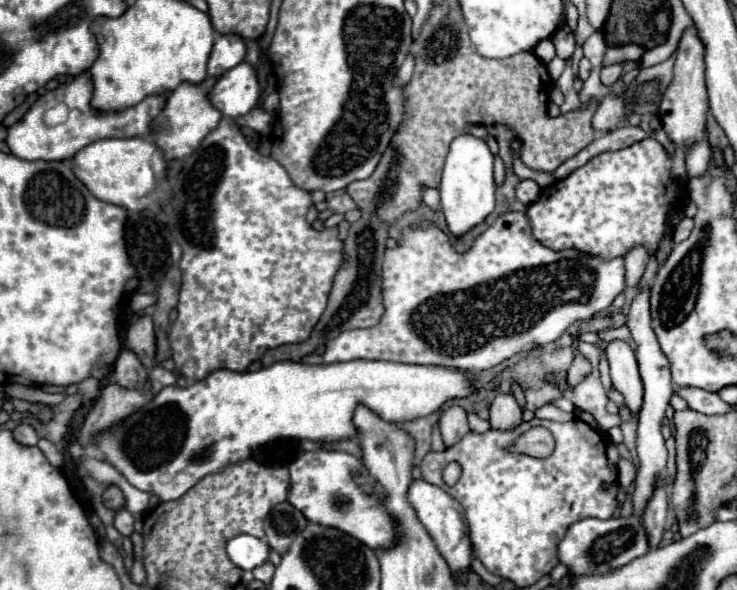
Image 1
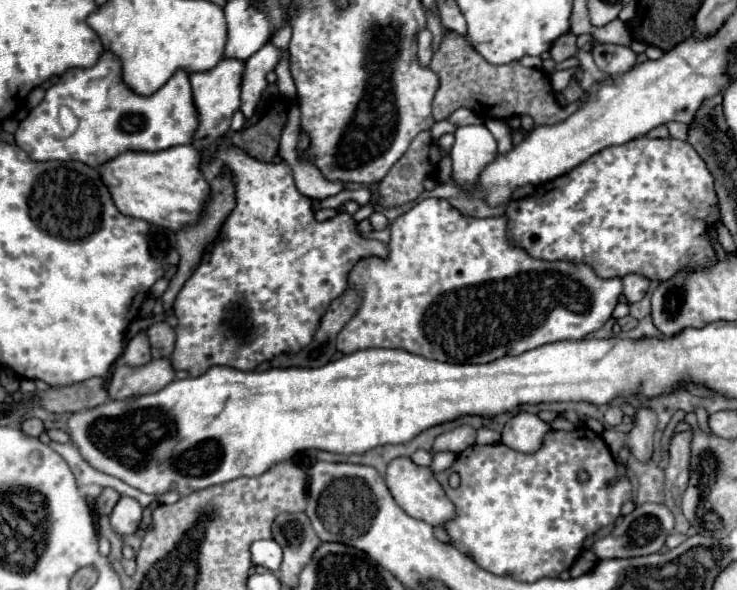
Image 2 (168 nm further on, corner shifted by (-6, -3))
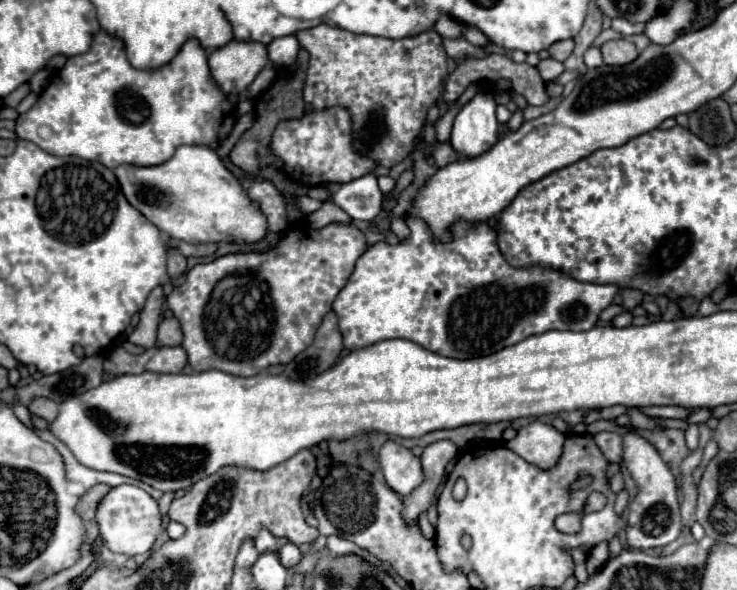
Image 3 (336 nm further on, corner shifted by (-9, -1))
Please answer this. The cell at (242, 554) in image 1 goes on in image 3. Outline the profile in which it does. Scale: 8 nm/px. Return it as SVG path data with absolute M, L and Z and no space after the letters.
M294 543L282 545L282 547L278 549L278 553L280 553L280 561L282 561L282 565L284 565L286 569L296 567L296 565L300 563L300 559L302 559L302 551L300 551Z

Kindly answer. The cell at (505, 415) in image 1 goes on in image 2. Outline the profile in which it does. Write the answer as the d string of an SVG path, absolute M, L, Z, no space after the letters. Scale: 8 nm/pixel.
M517 413L515 417L511 417L501 433L501 441L521 453L533 453L541 447L543 435L549 431L549 425L545 421L541 421L537 415L533 413Z

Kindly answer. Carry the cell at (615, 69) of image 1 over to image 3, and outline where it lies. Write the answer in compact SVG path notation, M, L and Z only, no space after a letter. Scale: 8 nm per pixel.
M616 39L602 45L602 55L606 65L626 65L638 57L638 49L632 41Z

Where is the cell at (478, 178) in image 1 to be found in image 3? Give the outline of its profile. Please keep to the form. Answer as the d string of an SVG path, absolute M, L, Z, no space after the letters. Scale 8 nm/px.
M490 91L476 93L456 115L450 143L462 157L478 157L498 141L496 101Z

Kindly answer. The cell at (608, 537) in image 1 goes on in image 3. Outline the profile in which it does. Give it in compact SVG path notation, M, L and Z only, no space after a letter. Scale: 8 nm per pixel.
M638 433L622 435L624 439L624 459L622 463L630 471L632 479L638 485L640 501L632 501L628 505L630 511L630 527L628 527L628 545L636 549L654 549L672 543L682 529L680 523L680 503L678 503L678 487L672 471L662 461L660 453L652 443L648 443Z

